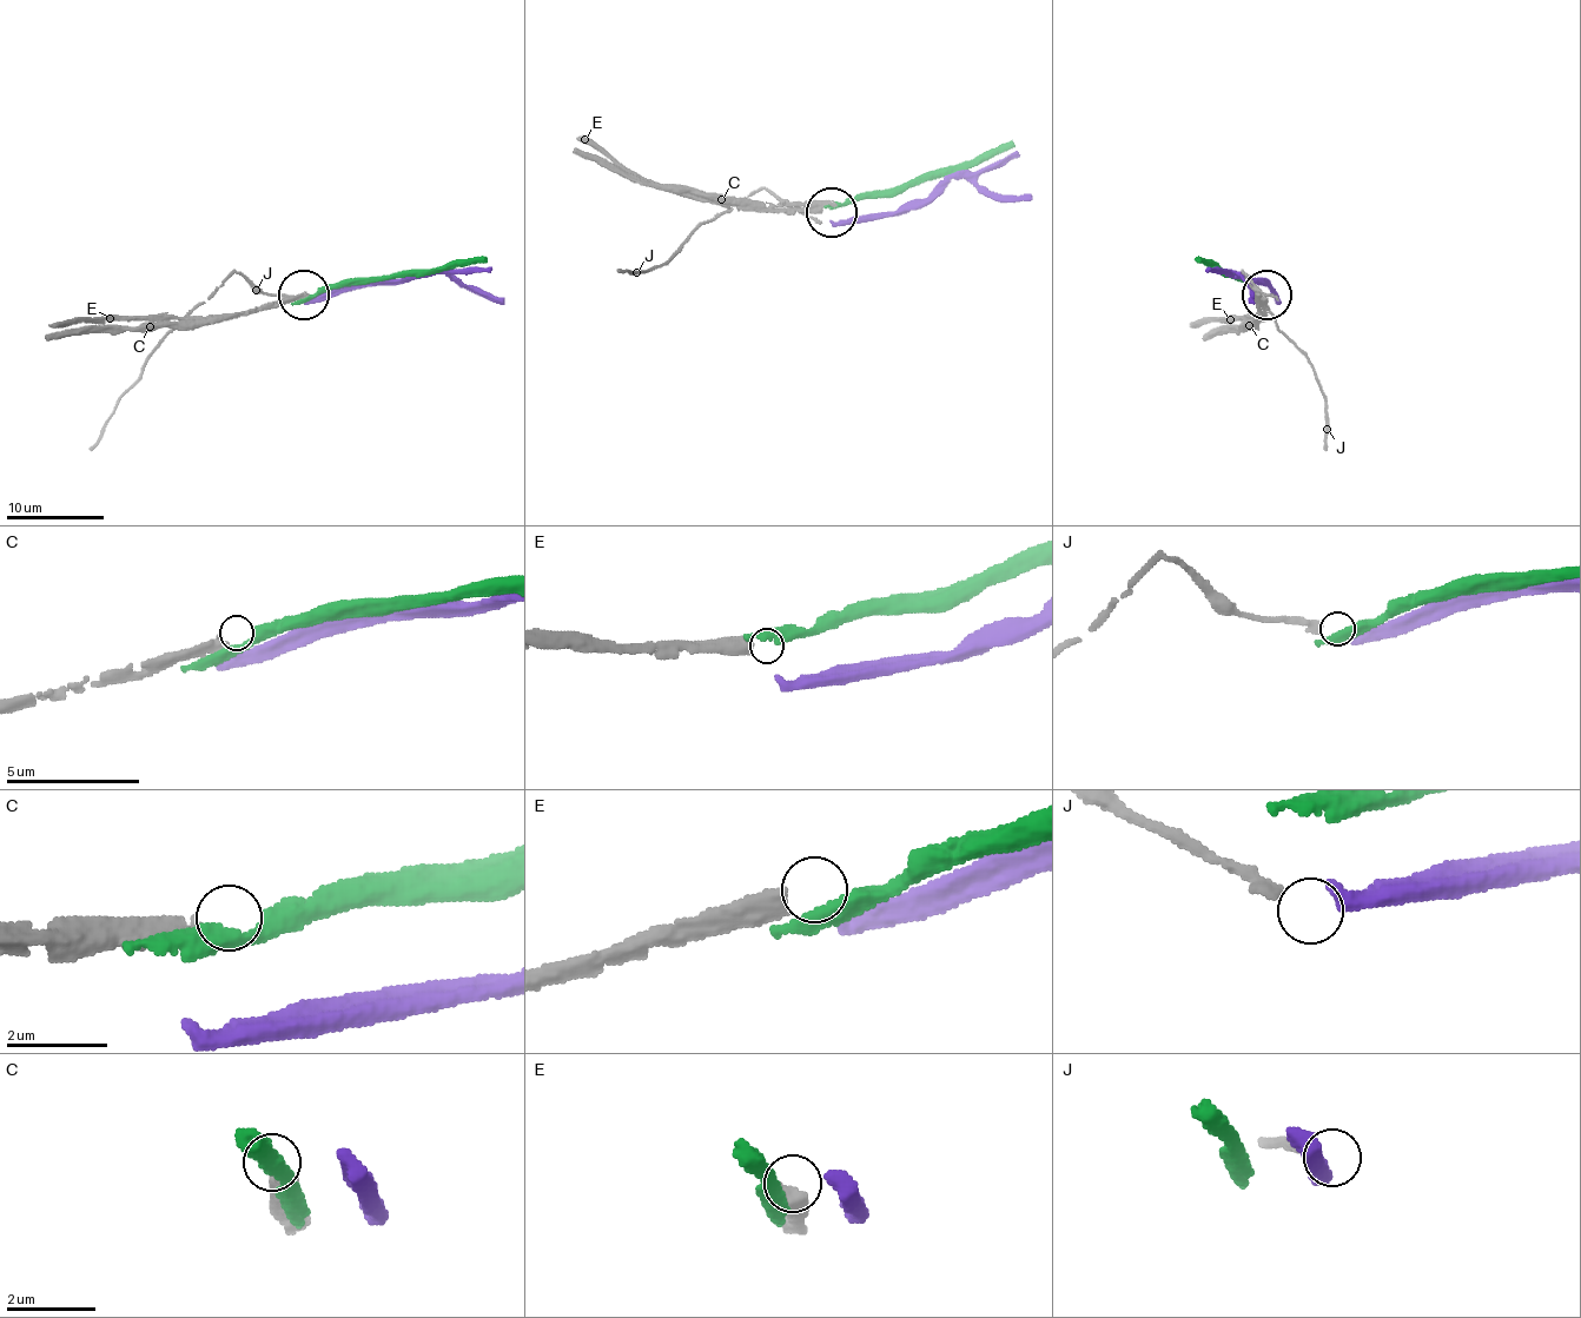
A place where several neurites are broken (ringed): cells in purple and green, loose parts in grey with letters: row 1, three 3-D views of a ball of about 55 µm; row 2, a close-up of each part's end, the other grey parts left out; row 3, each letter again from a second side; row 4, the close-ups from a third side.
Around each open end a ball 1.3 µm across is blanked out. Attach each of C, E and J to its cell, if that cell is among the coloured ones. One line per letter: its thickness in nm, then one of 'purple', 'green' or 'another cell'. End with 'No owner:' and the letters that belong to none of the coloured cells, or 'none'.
C: 320 nm thick; another cell
E: 550 nm thick; another cell
J: 240 nm thick; another cell
No owner: C, E, J

